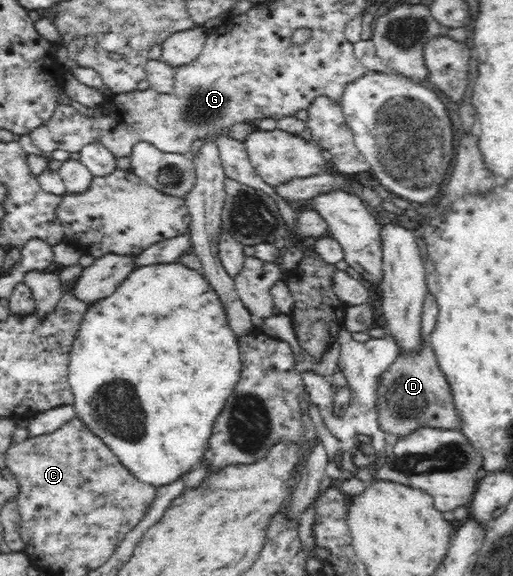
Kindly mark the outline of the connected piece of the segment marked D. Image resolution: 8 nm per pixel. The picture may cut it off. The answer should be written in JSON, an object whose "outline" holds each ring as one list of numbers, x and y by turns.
{"outline":[[427,345,410,355,400,354,378,378,378,426,385,433,399,437,422,427,459,430,462,420,456,411,453,395,445,375,439,368,434,351]]}

